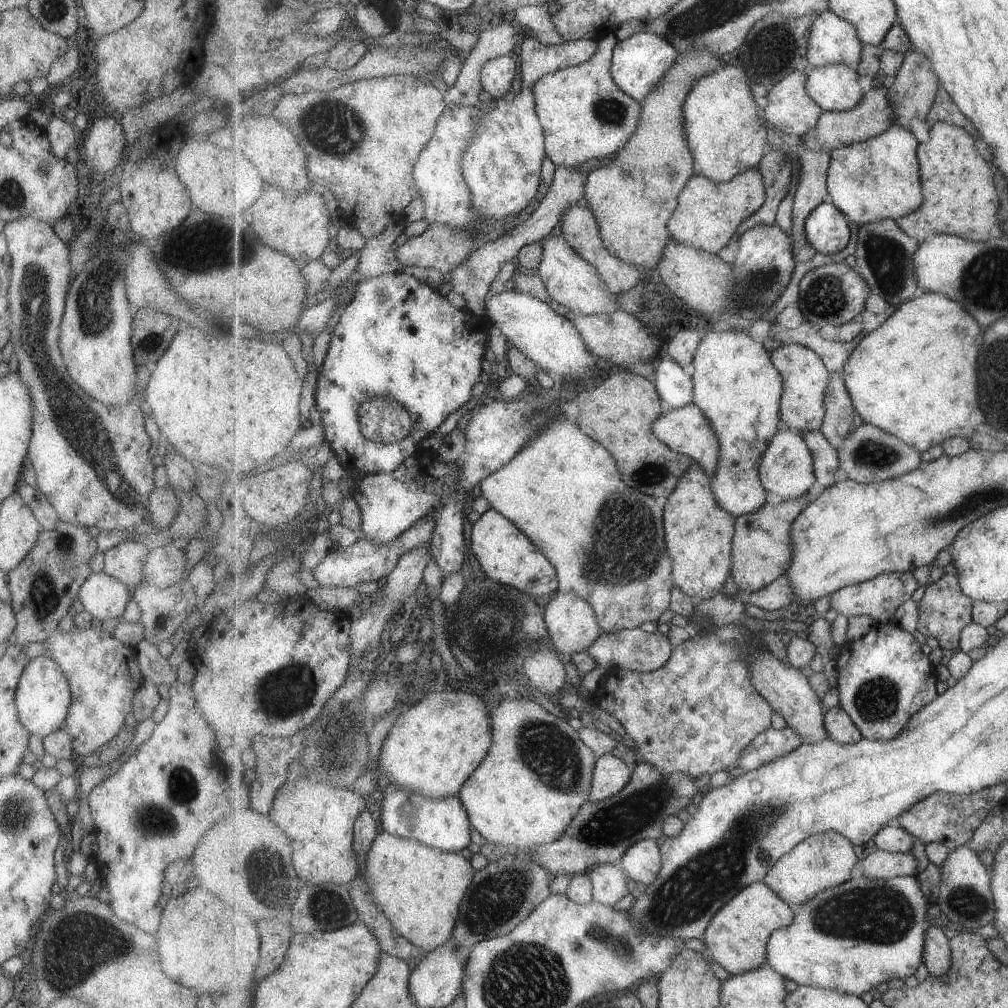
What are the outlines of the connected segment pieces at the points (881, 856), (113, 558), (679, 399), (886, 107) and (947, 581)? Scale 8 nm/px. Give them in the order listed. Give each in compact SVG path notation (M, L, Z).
M877 849L861 862L862 874L868 879L887 880L898 876L917 876L919 866L915 856L908 853L888 853Z
M121 541L104 552L102 571L132 589L144 578L142 568L148 548L137 541Z
M661 359L655 370L655 386L668 409L679 409L694 402L694 380L691 369L675 360Z
M872 87L864 96L863 100L848 111L827 111L819 119L814 133L809 133L801 138L804 144L812 151L832 152L842 146L857 141L866 141L874 136L880 135L894 124L894 108L888 96L889 87Z
M951 560L943 568L940 579L925 588L925 594L918 602L920 606L919 632L925 637L934 637L939 642L939 646L945 650L959 649L962 630L974 622L972 610L975 601L963 592L956 564Z

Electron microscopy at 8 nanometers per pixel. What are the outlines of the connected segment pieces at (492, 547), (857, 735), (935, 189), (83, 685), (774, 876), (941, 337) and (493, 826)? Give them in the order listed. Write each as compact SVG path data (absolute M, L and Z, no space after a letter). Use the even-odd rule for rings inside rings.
M495 509L485 512L472 527L471 549L486 576L515 590L522 590L533 598L559 591L558 570L550 558L501 512Z
M839 704L828 709L825 715L825 726L831 739L852 745L863 740L864 735L860 728Z
M938 122L931 128L929 140L918 146L925 202L914 213L895 221L910 237L921 242L937 235L957 235L979 242L1003 236L997 216L1001 204L999 172L993 172L988 154L989 150L986 153L970 131Z
M93 627L55 632L42 643L46 648L43 655L52 658L68 680L70 705L62 729L71 738L73 757L87 756L117 735L125 715L132 710L133 693L144 681L136 661L136 649Z
M825 831L806 838L791 852L782 856L763 881L783 900L802 905L824 890L850 881L853 868L858 861L855 844L850 838L837 831Z
M929 291L905 301L877 330L862 338L843 368L856 412L863 422L897 435L920 453L953 437L969 439L977 426L986 423L977 374L985 333L986 328L946 294Z
M527 698L519 700L504 700L498 704L493 710L491 710L492 716L492 731L494 734L494 741L487 758L482 762L482 765L471 775L471 778L467 780L466 784L463 785L459 798L462 799L463 804L466 806L467 812L469 813L470 821L472 826L487 840L487 842L506 845L512 847L517 851L525 851L527 848L541 847L545 844L558 841L569 828L569 825L574 821L574 818L579 814L582 806L587 804L590 800L592 778L594 775L594 768L598 761L598 756L583 742L579 730L575 730L567 718L557 718L555 714L547 712L544 706L533 702Z

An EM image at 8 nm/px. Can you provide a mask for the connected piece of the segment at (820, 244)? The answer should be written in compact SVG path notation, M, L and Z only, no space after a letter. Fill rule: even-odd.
M830 200L823 201L806 220L809 244L821 254L841 252L851 240L847 215Z

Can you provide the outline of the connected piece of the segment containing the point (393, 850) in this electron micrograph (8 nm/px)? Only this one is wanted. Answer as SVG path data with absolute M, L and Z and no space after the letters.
M382 829L368 853L367 866L361 871L366 876L376 904L387 912L391 926L427 953L453 938L463 899L476 873L469 859L463 858L460 853L445 852L415 839L392 835Z

